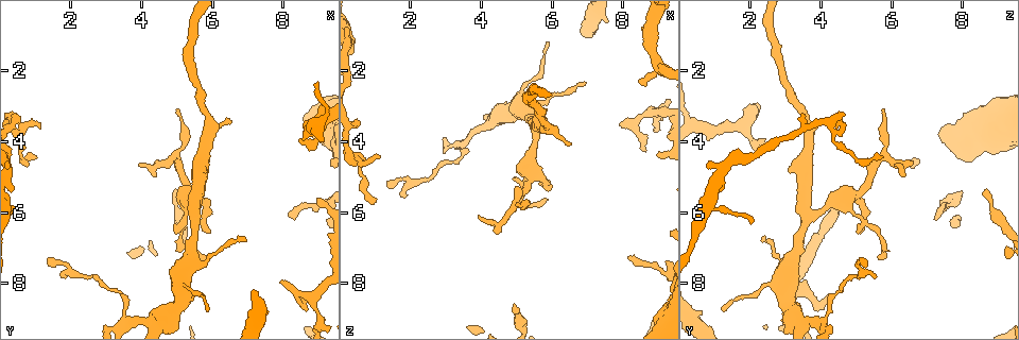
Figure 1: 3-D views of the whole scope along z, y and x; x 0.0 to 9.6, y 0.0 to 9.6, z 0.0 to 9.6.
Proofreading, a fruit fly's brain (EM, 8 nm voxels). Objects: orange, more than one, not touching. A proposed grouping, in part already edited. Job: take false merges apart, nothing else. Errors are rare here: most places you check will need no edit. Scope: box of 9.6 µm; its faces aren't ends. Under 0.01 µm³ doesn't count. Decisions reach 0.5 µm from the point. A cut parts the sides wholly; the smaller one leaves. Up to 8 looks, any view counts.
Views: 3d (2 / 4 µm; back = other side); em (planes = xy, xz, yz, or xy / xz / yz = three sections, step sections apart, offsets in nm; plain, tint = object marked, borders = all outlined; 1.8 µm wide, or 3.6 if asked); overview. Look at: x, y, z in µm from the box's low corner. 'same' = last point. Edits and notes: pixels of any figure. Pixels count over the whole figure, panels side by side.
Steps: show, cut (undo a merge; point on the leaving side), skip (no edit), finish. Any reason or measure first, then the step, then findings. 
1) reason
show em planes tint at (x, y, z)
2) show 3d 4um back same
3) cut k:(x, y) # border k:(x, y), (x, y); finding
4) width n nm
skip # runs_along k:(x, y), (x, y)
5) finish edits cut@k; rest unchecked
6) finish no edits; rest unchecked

looks like a crossing
show 3d 4um at (5.35, 5.60, 4.60)

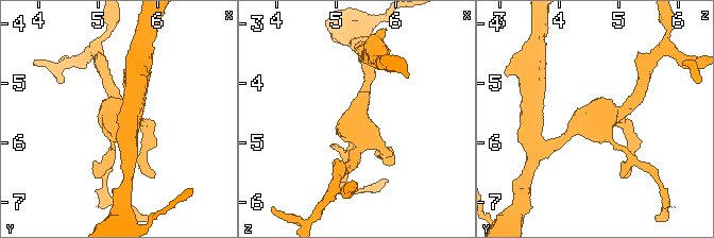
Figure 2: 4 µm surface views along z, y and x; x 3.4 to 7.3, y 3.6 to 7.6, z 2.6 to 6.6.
arms 4
show em planes tint at (5.35, 5.55, 4.65)

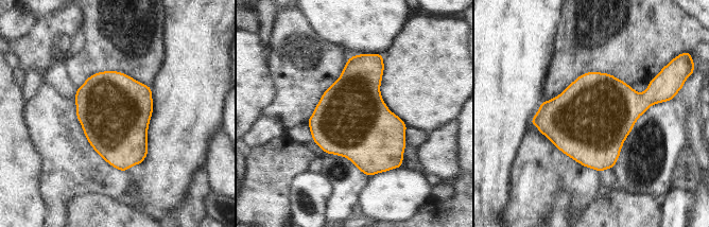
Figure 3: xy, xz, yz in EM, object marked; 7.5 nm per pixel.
skip # all the same neuron

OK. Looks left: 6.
calibre changes
show em xz step 4 tint at (5.30, 7.40, 3.10)

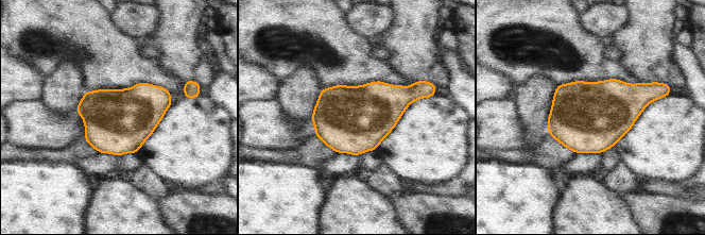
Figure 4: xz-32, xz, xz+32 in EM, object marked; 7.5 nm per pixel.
show em planes tint same

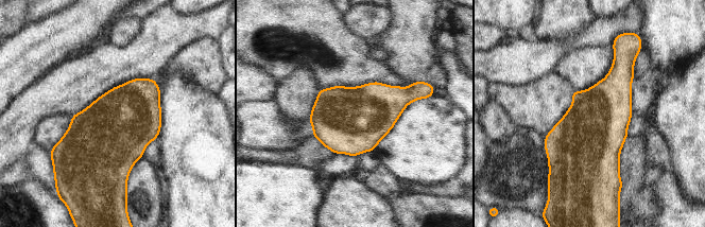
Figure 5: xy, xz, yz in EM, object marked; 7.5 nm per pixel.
width 500 nm
skip # continuous, no second neuron

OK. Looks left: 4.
calibre changes
show em yz step 4 tint at (9.10, 5.80, 7.55)

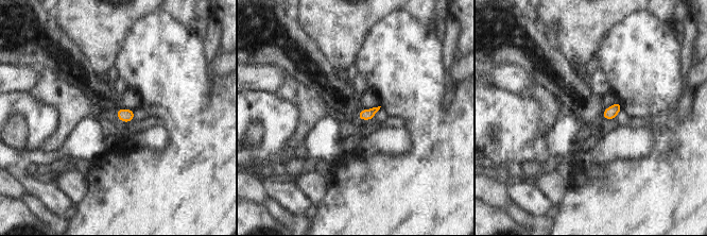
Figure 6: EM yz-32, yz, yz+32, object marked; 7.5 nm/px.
cut it another way
show em planes borders same

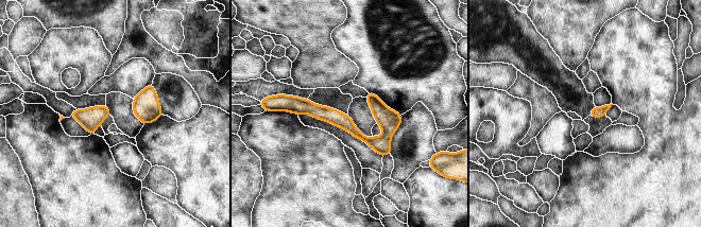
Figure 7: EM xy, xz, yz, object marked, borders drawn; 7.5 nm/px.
skip # runs_along 7:(287, 103), (365, 140), (398, 122); continuous, no second neuron

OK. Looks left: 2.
finish no edits; rest unchecked

